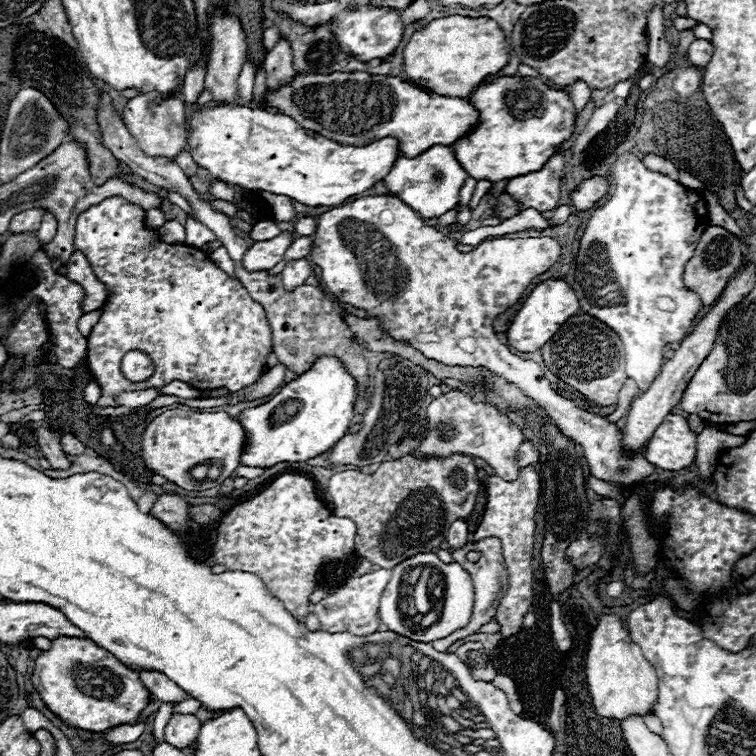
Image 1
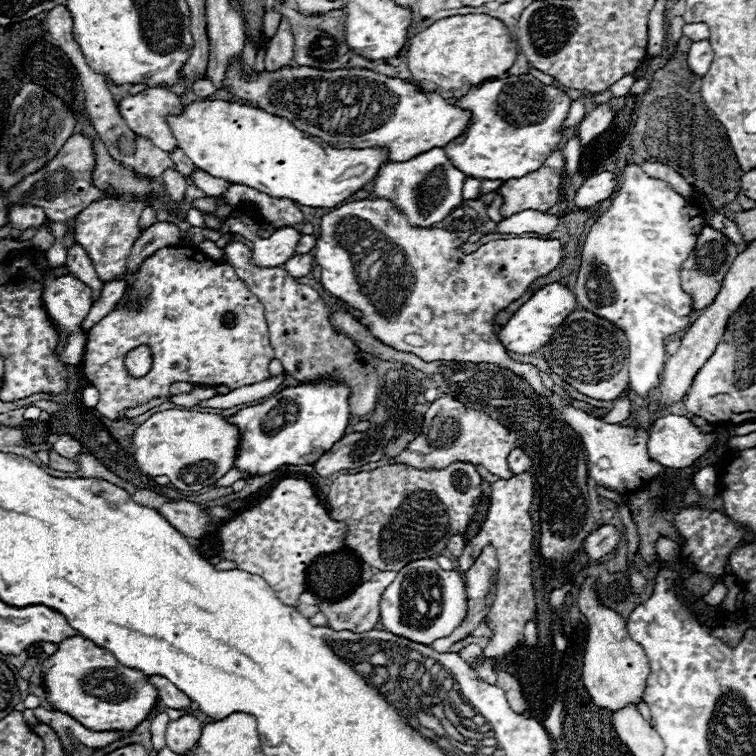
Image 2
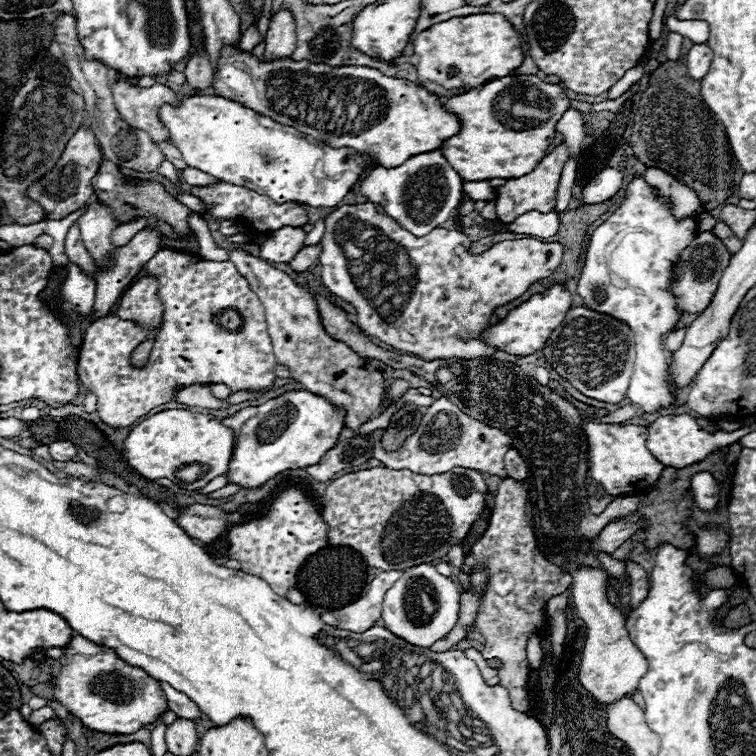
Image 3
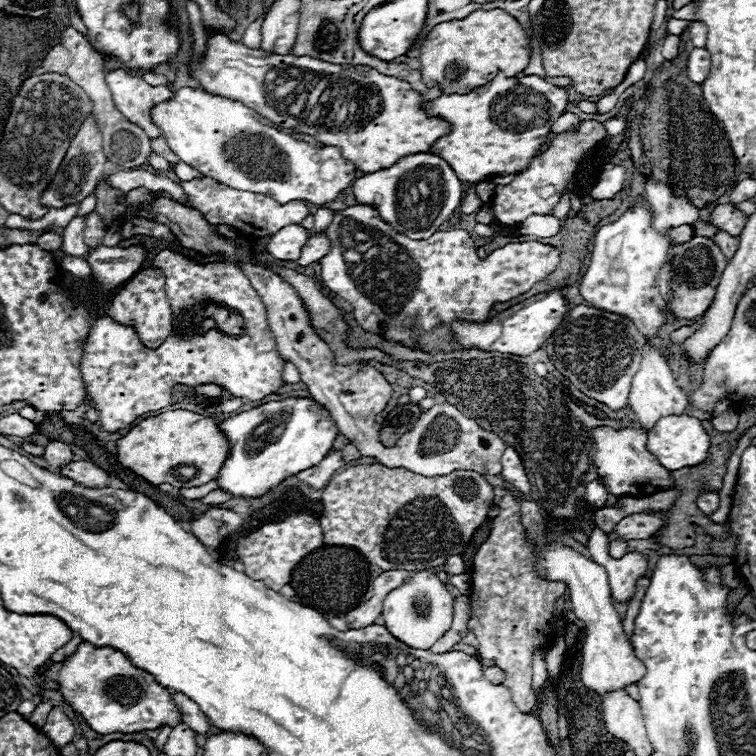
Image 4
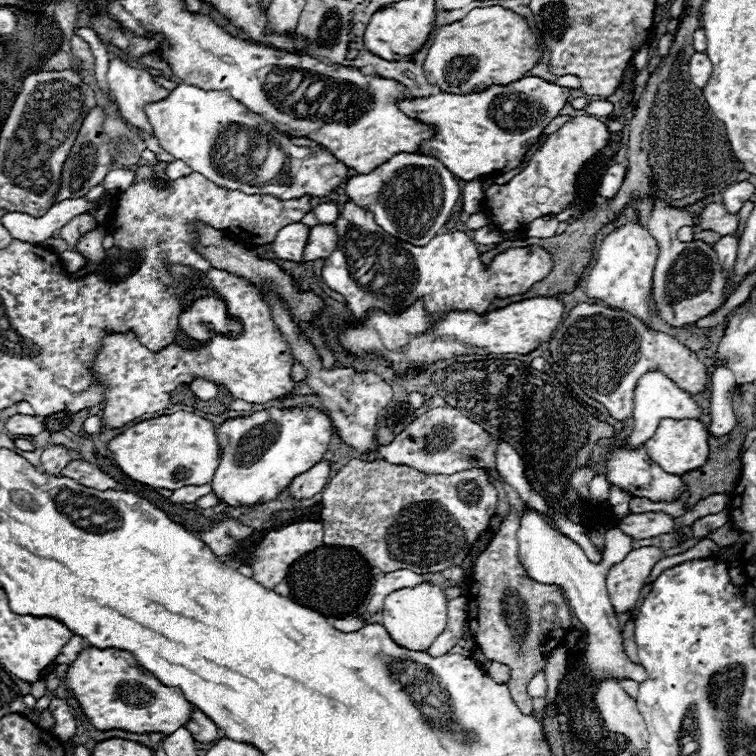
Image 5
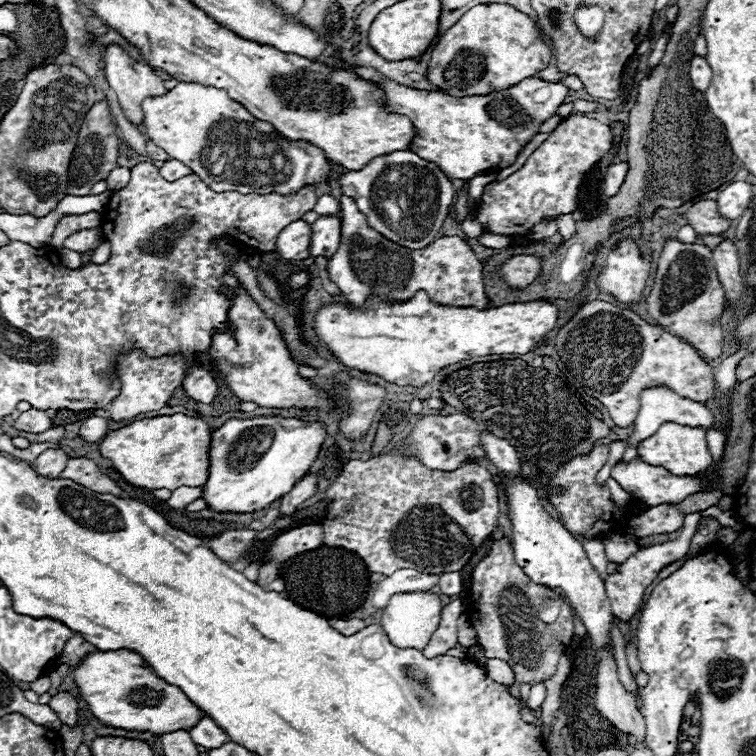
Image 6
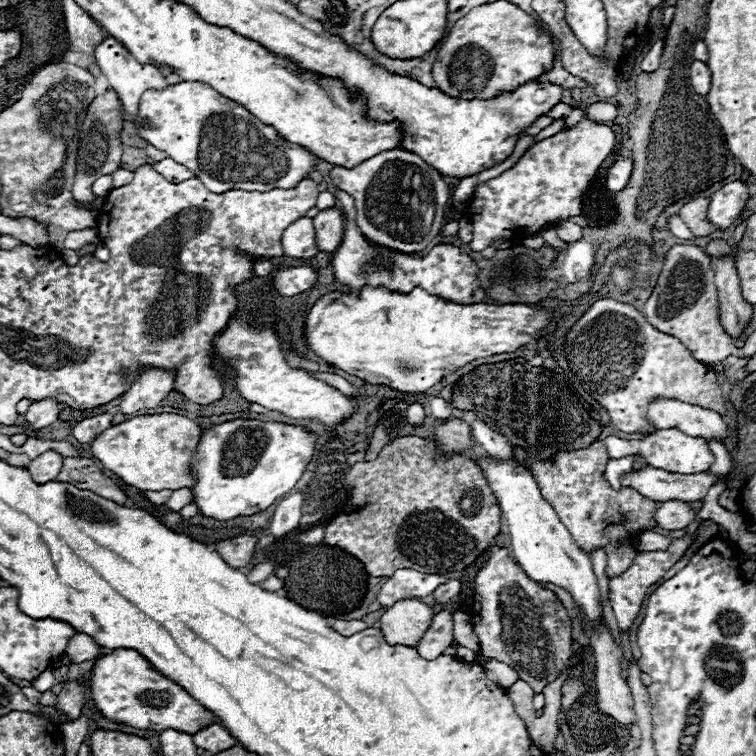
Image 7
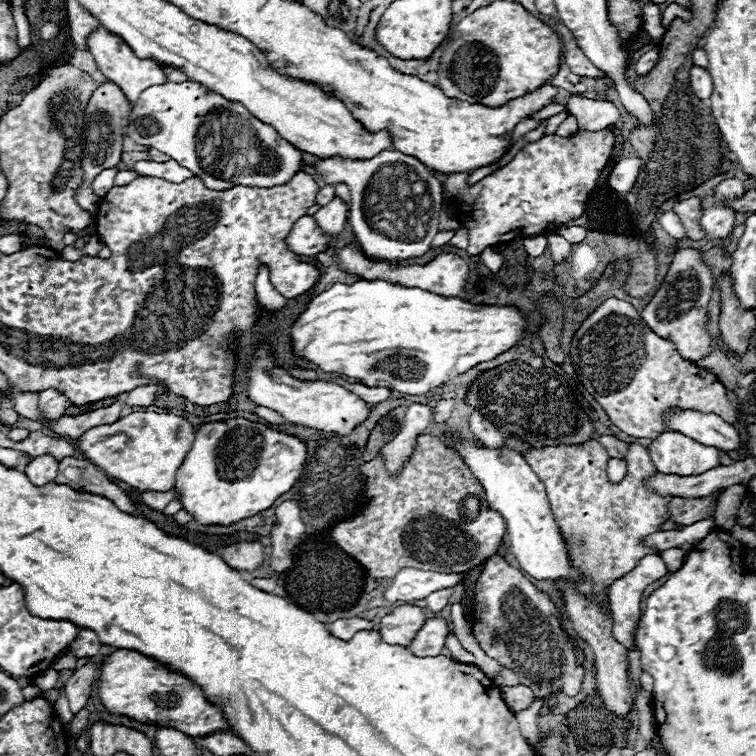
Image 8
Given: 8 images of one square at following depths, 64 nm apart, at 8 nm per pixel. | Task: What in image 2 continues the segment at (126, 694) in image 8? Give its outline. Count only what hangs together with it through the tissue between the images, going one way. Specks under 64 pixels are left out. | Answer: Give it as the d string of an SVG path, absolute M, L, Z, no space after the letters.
M84 636L66 638L42 664L46 700L94 732L132 732L158 708L158 690L142 670L120 664L112 652L96 646Z

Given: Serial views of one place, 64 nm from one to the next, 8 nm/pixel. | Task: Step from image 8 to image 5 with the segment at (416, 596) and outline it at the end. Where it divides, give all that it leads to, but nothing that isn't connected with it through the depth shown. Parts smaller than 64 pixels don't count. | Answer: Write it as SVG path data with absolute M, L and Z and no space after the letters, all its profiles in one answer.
M396 570L396 572L390 572L390 574L384 574L376 586L374 586L374 596L370 600L370 606L368 606L368 612L362 620L366 620L368 616L376 614L382 610L384 606L384 600L388 594L392 594L394 590L400 590L400 588L414 588L422 582L428 582L428 578L424 574L416 574L412 570Z

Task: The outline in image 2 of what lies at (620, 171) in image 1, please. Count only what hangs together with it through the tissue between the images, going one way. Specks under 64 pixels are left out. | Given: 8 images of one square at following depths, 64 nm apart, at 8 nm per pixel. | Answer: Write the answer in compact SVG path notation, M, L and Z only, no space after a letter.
M628 164L620 174L620 180L612 206L598 218L598 224L594 224L586 236L574 294L580 308L614 322L626 332L630 346L630 388L634 396L646 400L648 392L660 384L660 372L666 362L666 352L662 348L664 340L688 326L688 314L692 308L690 296L680 288L680 264L690 254L700 230L704 228L704 216L698 208L686 206L682 196L678 196L666 182L648 178L648 174L636 164Z

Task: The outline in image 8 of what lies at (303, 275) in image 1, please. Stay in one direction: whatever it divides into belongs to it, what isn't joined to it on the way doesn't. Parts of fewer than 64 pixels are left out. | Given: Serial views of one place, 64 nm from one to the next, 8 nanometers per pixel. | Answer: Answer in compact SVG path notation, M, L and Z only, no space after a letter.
M334 196L332 202L328 202L326 206L322 206L322 208L314 214L314 218L316 218L316 222L320 224L320 228L322 228L324 232L338 236L338 234L344 230L344 226L346 226L348 204L346 204L342 198Z

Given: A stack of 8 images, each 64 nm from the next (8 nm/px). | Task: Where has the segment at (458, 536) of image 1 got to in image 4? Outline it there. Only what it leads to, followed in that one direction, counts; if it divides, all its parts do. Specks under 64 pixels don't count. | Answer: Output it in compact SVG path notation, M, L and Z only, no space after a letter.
M450 556L448 558L448 564L444 566L444 570L450 574L450 576L456 576L456 574L464 574L466 568L464 568L464 562L460 556Z

